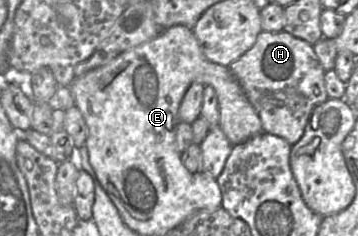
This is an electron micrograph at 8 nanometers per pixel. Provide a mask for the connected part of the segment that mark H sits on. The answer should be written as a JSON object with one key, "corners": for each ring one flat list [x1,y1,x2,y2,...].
{"corners":[[285,30,262,31,255,44,229,66,258,113,263,131,296,144,304,134,313,109,327,96,323,69,313,46]]}

